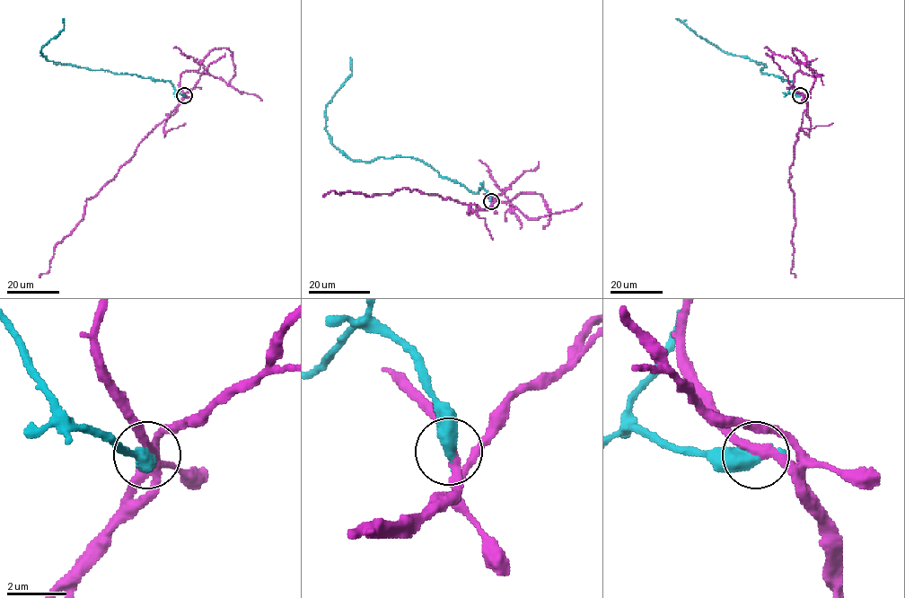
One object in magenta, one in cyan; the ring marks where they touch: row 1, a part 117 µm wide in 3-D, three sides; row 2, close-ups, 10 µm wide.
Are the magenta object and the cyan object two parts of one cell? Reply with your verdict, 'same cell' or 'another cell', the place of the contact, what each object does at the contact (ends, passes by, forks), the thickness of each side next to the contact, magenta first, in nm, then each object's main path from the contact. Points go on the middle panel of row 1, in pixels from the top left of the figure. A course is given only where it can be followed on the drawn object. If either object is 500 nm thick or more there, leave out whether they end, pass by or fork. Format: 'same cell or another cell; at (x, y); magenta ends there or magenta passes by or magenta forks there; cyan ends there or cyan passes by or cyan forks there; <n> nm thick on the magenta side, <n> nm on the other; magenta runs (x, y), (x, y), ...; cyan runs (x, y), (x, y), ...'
another cell; at (491, 201); 300 nm thick on the magenta side, 550 nm on the other; magenta runs (490, 201), (491, 206), (480, 209), (475, 205), (404, 188), (366, 196), (333, 190), (323, 196); cyan runs (490, 201), (485, 189), (470, 191), (420, 160), (353, 161), (333, 144), (325, 108), (351, 74), (350, 57)

